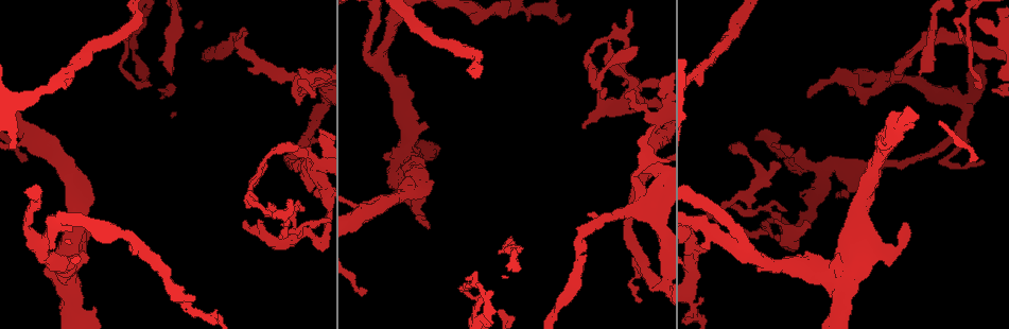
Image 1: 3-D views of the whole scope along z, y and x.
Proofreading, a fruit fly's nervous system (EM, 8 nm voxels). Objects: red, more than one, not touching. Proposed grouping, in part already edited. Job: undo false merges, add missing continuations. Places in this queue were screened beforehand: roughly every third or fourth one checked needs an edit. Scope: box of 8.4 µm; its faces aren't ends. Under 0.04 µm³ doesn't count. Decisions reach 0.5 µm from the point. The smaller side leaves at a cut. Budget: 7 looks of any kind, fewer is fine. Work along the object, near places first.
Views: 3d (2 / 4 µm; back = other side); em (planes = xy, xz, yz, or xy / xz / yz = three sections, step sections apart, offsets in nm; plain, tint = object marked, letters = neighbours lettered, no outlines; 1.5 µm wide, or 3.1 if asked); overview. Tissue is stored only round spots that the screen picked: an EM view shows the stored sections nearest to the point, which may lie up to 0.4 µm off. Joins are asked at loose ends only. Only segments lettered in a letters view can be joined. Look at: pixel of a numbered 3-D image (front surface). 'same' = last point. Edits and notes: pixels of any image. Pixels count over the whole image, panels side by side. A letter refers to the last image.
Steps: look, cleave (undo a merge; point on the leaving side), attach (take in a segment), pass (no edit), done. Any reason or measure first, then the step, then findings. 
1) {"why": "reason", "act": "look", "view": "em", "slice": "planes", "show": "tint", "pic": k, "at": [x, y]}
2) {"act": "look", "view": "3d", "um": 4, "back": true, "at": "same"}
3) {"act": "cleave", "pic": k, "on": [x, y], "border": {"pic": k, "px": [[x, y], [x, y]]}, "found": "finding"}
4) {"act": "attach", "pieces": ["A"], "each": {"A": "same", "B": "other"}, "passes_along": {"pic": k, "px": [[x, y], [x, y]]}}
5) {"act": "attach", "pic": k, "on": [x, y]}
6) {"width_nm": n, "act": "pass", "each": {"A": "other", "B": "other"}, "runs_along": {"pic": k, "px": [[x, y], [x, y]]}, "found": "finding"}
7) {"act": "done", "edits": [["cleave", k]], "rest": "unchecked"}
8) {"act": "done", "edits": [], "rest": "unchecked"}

{"why": "branch stops here", "act": "look", "view": "em", "slice": "xy", "step": 4, "show": "tint", "pic": 1, "at": [583, 124]}

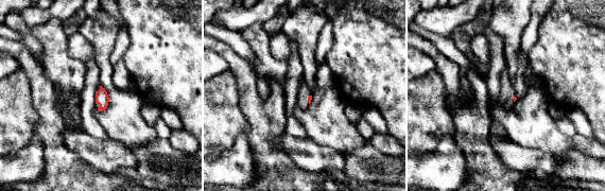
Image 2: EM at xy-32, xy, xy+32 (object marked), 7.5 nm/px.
{"why": "cut it another way", "act": "look", "view": "em", "slice": "planes", "show": "letters", "at": "same"}

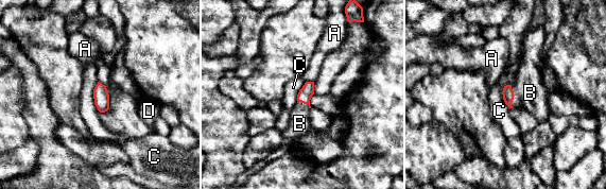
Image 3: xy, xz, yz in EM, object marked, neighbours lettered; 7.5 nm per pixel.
{"act": "attach", "pieces": ["B"], "each": {"A": "other", "B": "same", "C": "other", "D": "other"}, "passes_along": {"pic": 3, "px": [[507, 92], [513, 96], [530, 92]]}, "found": "the cell continues"}

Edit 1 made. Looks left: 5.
{"why": "branch stops here", "act": "look", "view": "3d", "um": 2, "pic": 1, "at": [776, 143]}

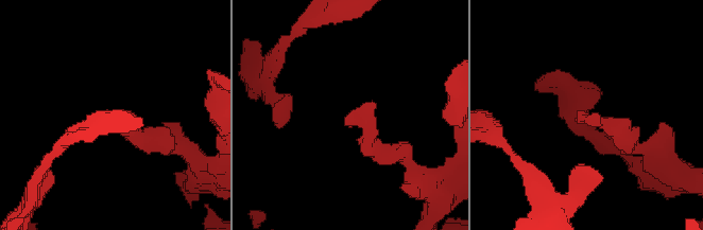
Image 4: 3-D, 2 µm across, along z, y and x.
{"why": "shape alone is not enough", "act": "look", "view": "em", "slice": "xy", "step": 4, "show": "letters", "pic": 4, "at": [353, 109]}

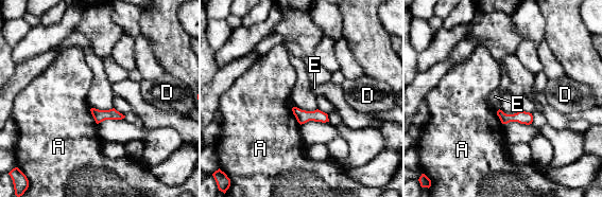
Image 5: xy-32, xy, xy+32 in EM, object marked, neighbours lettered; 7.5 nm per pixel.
{"act": "pass", "each": {"A": "other", "D": "other", "E": "other"}, "border": {"pic": 5, "px": [[292, 107], [292, 113], [300, 124]]}, "found": "none of them fits"}

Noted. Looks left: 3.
{"act": "look", "view": "3d", "um": 4, "pic": 1, "at": [419, 200]}

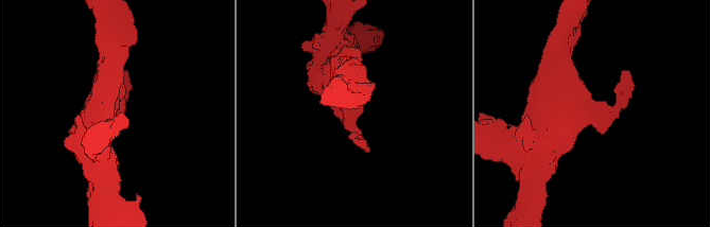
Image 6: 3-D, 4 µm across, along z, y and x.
{"why": "shape alone is not enough", "act": "look", "view": "em", "slice": "planes", "show": "tint", "pic": 6, "at": [586, 109]}

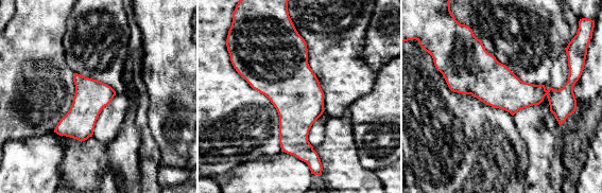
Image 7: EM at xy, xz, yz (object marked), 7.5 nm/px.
{"why": "what lies round it", "act": "look", "view": "em", "slice": "planes", "show": "letters", "at": "same"}

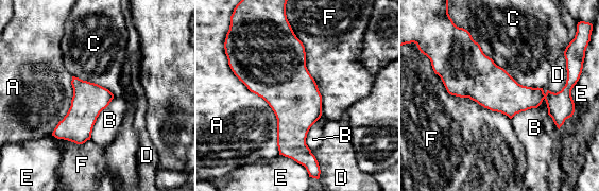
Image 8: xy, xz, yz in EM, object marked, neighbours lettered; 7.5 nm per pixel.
{"longest_contact_nm": ["A", 800], "act": "pass", "each": {"A": "other", "B": "other", "C": "other", "D": "other", "E": "other", "F": "other"}, "border": {"pic": 8, "px": [[289, 24], [304, 47], [322, 115]]}, "found": "all the same cell"}

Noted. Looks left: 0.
{"act": "done", "edits": [["attach", 3]], "rest": "unchecked"}

